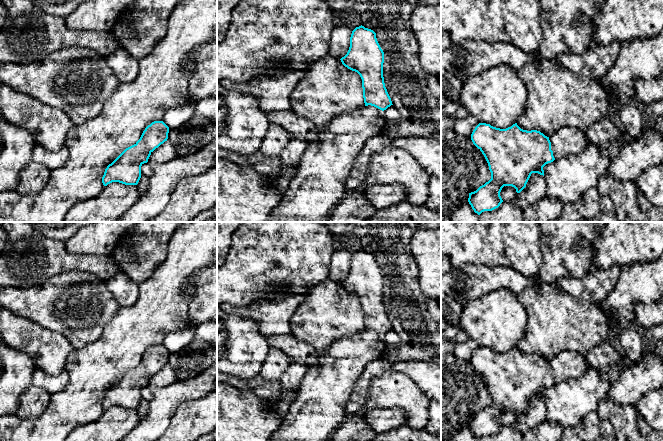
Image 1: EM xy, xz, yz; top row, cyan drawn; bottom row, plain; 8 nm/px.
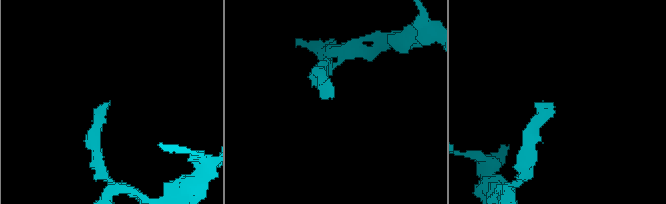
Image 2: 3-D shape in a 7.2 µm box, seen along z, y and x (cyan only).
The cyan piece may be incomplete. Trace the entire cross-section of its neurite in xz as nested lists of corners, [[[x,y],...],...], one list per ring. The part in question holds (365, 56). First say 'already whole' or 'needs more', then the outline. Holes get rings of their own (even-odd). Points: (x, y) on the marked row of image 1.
needs more | [[[364,26],[356,27],[350,37],[350,47],[341,59],[348,69],[357,72],[362,79],[365,106],[362,109],[340,114],[326,127],[317,128],[317,142],[309,144],[297,166],[296,175],[276,208],[274,216],[283,222],[322,222],[327,220],[334,207],[347,195],[346,179],[355,159],[366,142],[386,128],[384,111],[392,104],[383,77],[384,52],[376,33]]]

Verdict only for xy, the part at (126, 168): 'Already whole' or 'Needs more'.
Already whole

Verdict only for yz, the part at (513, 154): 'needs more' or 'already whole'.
needs more

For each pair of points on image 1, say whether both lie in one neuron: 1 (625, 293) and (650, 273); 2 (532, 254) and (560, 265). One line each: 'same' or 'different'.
1: same
2: different

